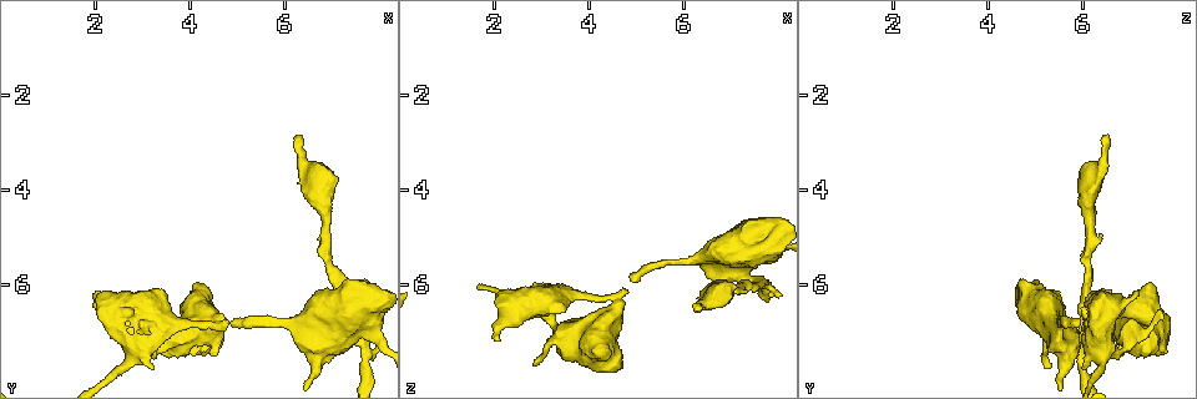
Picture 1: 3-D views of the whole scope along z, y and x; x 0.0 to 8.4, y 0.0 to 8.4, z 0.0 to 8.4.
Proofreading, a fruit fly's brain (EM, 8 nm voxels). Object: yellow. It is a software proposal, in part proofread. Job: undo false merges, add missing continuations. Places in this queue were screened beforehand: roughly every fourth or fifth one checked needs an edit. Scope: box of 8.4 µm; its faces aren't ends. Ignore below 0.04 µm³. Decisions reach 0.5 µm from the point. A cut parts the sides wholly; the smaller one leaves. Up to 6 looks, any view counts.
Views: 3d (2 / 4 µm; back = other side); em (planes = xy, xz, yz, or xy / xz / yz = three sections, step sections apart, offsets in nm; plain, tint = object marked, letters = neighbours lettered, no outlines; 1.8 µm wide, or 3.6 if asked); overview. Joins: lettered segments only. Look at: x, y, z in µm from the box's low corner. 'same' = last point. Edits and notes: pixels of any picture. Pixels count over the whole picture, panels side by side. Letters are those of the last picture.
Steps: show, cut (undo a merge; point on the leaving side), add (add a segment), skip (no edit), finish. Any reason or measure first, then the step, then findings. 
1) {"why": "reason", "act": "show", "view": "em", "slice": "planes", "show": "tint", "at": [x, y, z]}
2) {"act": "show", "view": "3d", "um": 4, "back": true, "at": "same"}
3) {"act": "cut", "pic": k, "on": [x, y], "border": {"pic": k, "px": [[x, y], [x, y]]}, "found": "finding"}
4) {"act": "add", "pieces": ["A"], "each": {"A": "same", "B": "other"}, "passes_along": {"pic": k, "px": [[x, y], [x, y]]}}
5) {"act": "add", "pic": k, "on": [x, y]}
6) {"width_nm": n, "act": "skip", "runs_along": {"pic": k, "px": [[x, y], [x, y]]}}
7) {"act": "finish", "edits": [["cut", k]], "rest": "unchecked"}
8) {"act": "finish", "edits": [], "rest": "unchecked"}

{"why": "end of a long branch", "act": "show", "view": "3d", "um": 2, "at": [6.35, 2.90, 6.50]}

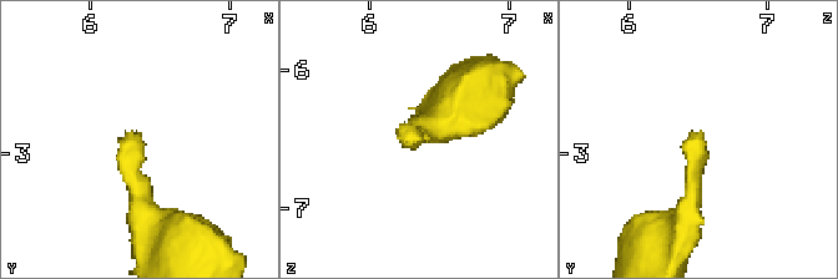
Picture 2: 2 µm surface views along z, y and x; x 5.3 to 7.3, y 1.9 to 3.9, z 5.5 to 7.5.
{"act": "show", "view": "em", "slice": "planes", "show": "letters", "at": [6.38, 2.84, 6.50]}

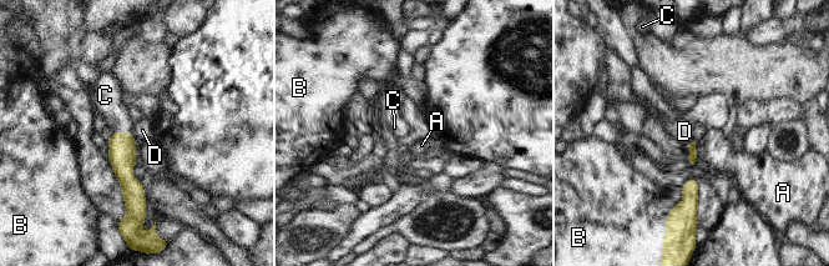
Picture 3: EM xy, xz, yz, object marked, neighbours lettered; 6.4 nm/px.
{"act": "add", "pieces": ["C"], "each": {"A": "other", "B": "other", "C": "same", "D": "other"}, "passes_along": {"pic": 3, "px": [[121, 146], [121, 132], [105, 98]]}, "found": "it goes on there"}

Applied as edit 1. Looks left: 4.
{"act": "show", "view": "overview"}

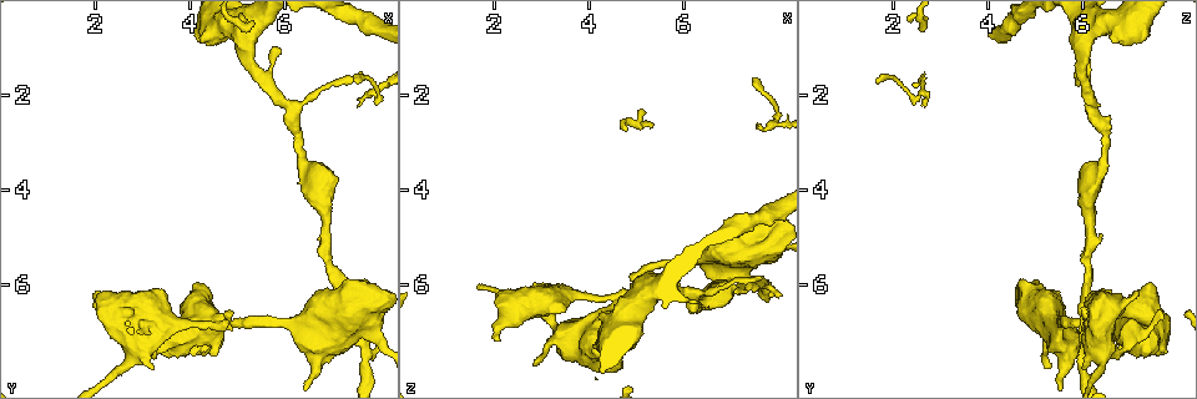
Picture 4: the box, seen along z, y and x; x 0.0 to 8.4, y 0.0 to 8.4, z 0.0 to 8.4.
{"why": "branch stops here", "act": "show", "view": "em", "slice": "planes", "show": "letters", "at": [4.85, 6.95, 5.85]}

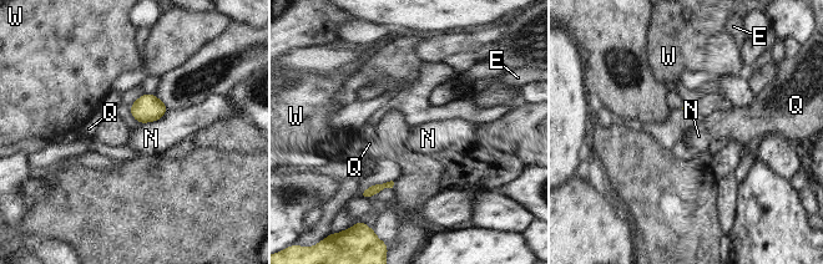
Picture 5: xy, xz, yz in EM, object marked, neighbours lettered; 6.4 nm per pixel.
{"act": "skip", "each": {"E": "other", "N": "other", "Q": "other", "W": "other"}, "border": {"pic": 5, "px": [[167, 110], [157, 120], [140, 123]]}, "found": "none of them fits"}

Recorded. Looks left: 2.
{"why": "an open end", "act": "show", "view": "em", "slice": "yz", "step": 4, "show": "tint", "at": [2.15, 6.10, 7.15]}

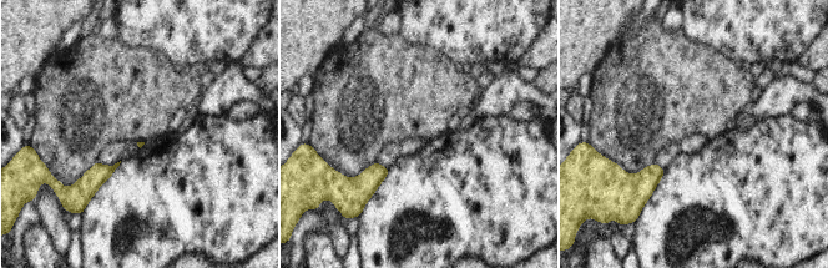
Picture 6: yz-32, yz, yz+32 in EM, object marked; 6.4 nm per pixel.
{"why": "another direction", "act": "show", "view": "em", "slice": "planes", "show": "letters", "at": "same"}

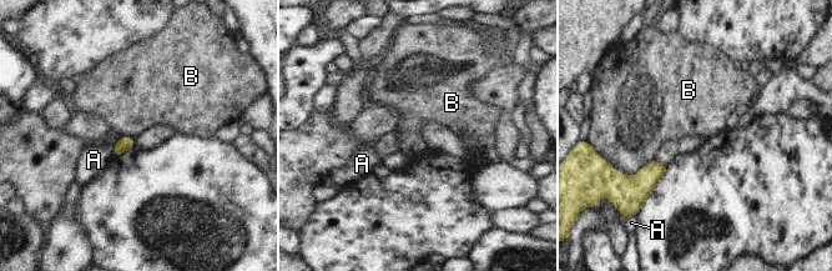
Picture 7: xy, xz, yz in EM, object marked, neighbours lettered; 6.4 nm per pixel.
{"act": "skip", "each": {"A": "other", "B": "other"}, "border": {"pic": 7, "px": [[654, 159], [633, 175], [620, 172]]}, "found": "no lettered segment goes on from it"}

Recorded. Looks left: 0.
{"act": "finish", "edits": [["add", 3]], "rest": "unchecked"}

